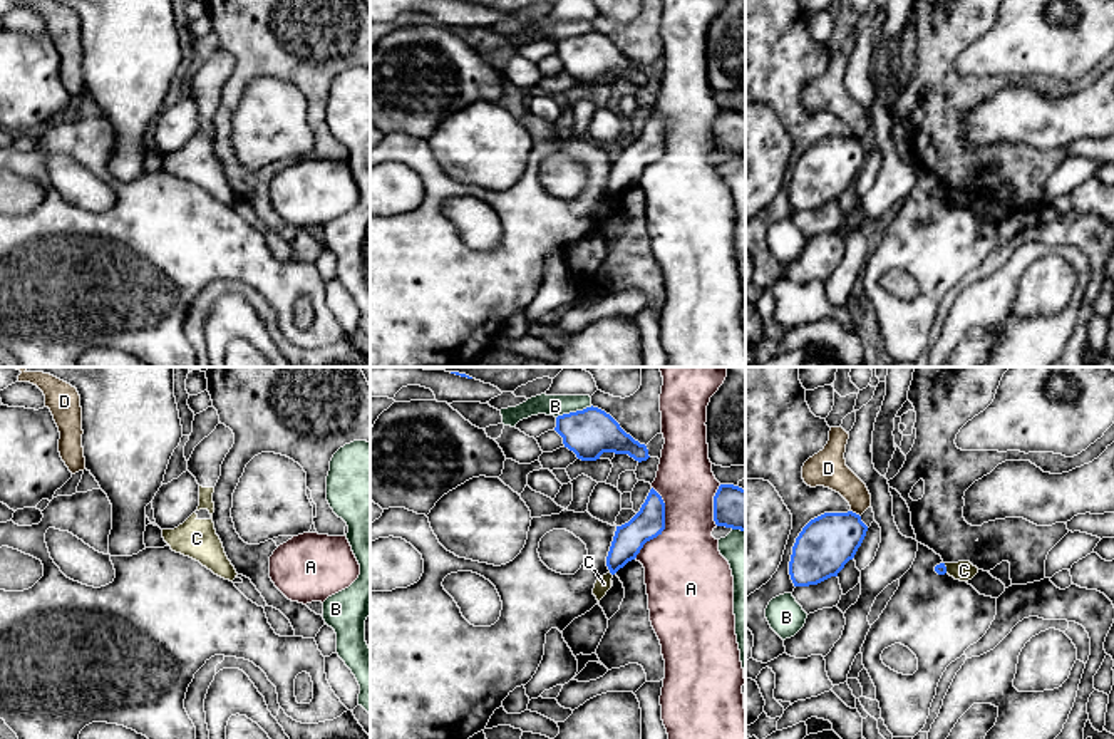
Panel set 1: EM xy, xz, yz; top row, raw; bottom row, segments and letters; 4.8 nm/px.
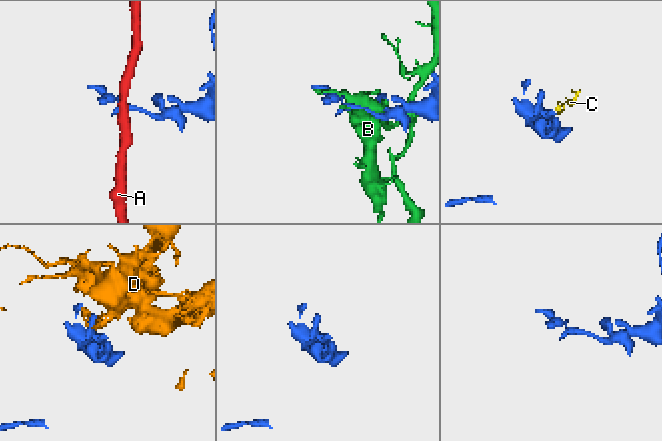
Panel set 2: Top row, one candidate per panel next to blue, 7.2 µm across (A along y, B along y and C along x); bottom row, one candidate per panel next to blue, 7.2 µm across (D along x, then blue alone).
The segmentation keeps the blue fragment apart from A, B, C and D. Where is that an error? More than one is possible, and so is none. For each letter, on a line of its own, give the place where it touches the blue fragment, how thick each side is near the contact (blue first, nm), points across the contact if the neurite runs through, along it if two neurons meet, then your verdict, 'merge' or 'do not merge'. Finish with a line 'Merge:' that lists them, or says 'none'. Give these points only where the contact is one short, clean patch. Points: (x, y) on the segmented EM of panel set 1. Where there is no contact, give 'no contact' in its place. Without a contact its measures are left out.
A: contact xz (664, 525); calibres 150 and 380 nm; do not merge
B: contact xz (573, 413); calibres 240 and 100 nm; do not merge
C: contact yz (945, 568); calibres 50 and 100 nm; border yz (943, 563), (947, 572); do not merge
D: contact yz (855, 513); calibres 280 and 170 nm; do not merge
Merge: none

